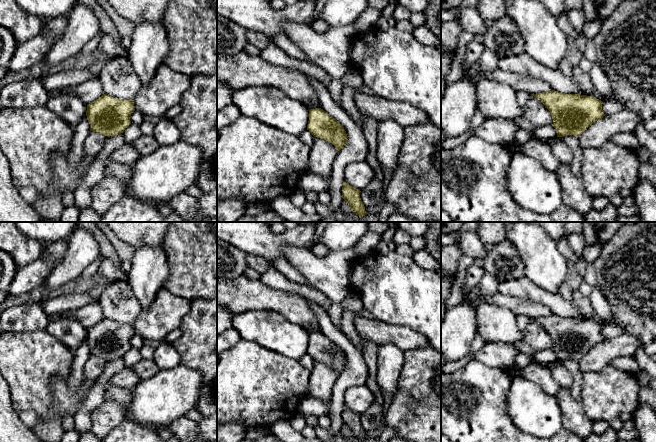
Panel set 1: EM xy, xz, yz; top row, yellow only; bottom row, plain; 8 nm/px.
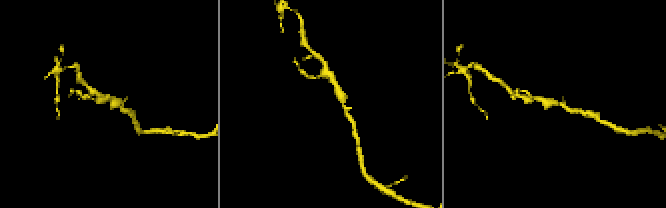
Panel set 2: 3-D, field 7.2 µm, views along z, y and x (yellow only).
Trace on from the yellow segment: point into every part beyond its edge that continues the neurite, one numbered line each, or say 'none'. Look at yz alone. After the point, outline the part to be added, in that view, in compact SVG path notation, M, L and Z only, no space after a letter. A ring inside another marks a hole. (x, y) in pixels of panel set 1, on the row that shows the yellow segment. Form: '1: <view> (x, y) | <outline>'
none

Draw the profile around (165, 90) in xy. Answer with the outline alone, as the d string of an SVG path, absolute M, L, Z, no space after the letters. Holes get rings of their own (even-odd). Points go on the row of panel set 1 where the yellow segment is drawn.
M161 64L148 84L142 85L133 102L135 110L143 115L165 116L174 105L179 104L183 93L190 87L191 77Z

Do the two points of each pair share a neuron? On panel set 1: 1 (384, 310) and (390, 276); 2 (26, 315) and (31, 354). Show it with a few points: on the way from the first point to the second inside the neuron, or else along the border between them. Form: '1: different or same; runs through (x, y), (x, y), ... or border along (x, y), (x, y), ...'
1: same; runs through (389, 302), (390, 284)
2: different; border along (44, 329), (10, 333)

